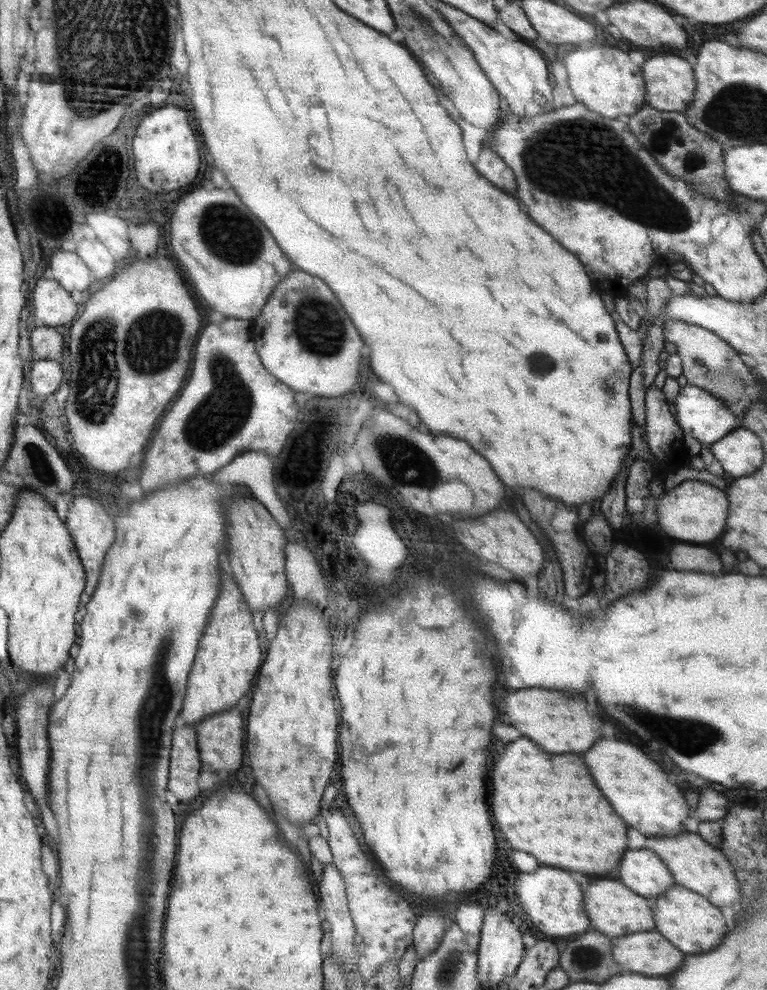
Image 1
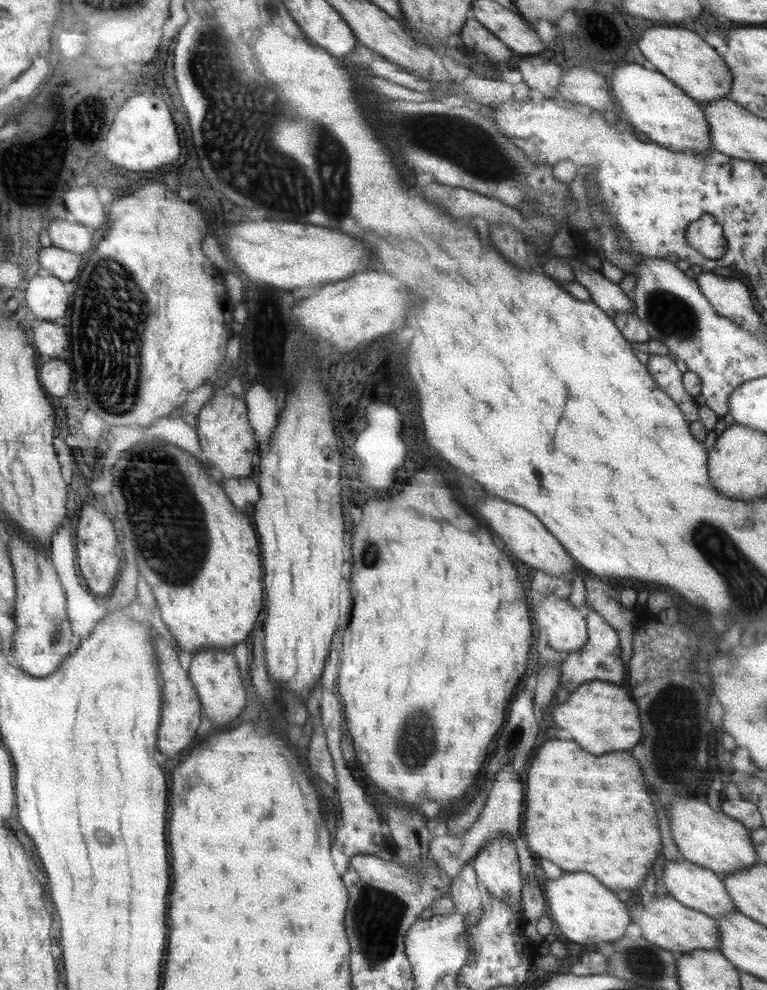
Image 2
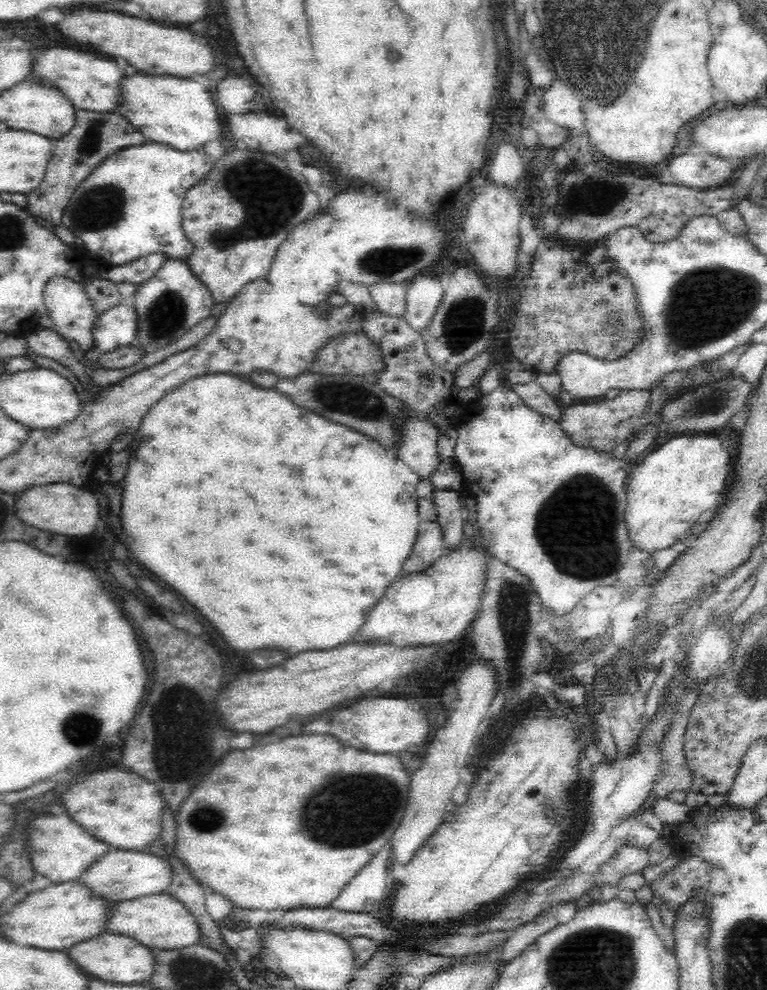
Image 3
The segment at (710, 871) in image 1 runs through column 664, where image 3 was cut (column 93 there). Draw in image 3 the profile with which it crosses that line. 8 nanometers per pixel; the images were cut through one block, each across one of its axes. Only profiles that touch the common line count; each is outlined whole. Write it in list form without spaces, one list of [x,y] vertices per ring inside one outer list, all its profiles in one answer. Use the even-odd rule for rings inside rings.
[[[38,814],[36,818],[30,818],[26,826],[26,836],[28,836],[28,856],[34,866],[34,872],[42,874],[44,878],[52,880],[54,884],[76,882],[90,868],[94,860],[98,860],[108,850],[112,850],[112,846],[84,832],[84,828],[72,822],[68,814],[62,814],[62,816]]]

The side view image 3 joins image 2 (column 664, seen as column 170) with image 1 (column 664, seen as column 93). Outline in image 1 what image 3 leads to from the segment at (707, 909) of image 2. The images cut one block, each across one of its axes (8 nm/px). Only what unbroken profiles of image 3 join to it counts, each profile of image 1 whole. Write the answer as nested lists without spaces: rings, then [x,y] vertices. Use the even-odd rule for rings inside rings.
[[[647,848],[629,850],[619,866],[619,876],[623,884],[627,884],[633,892],[649,898],[651,902],[657,896],[663,896],[663,892],[675,884],[667,864]]]

